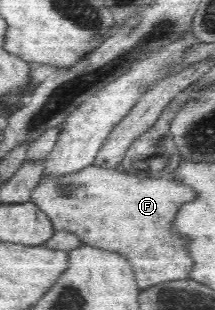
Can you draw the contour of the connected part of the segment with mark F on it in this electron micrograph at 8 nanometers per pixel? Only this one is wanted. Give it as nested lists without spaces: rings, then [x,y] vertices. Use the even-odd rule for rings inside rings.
[[[93,164],[72,174],[54,178],[42,176],[32,191],[30,201],[49,216],[56,231],[74,233],[85,245],[123,254],[131,264],[136,285],[141,291],[168,281],[190,279],[193,259],[187,257],[187,241],[167,227],[177,215],[179,205],[195,197],[197,193],[193,189],[171,179],[141,179],[116,168],[109,169]]]

